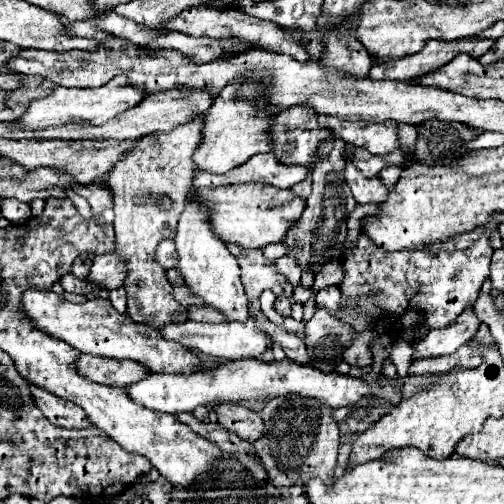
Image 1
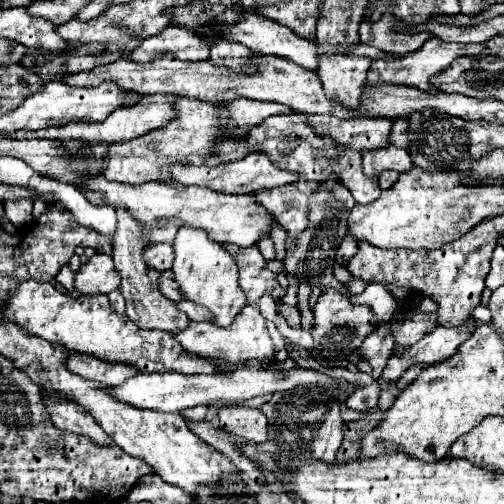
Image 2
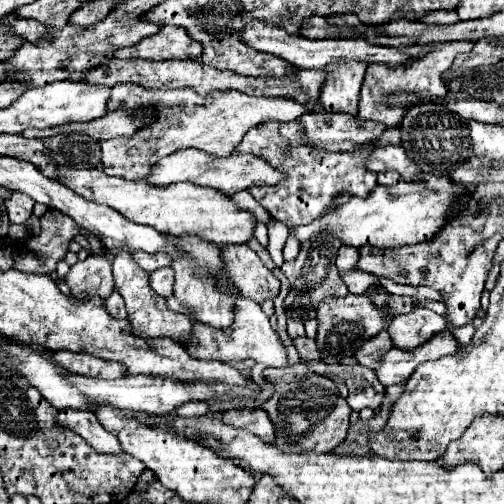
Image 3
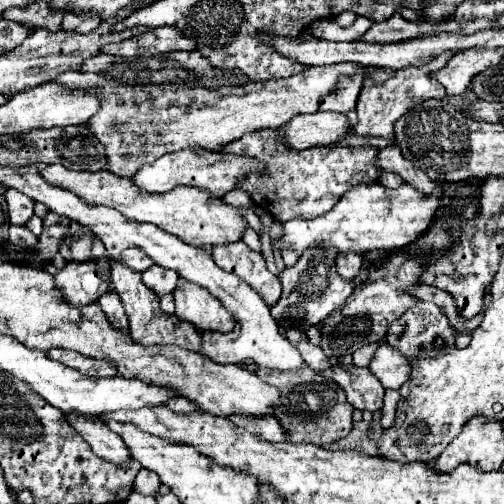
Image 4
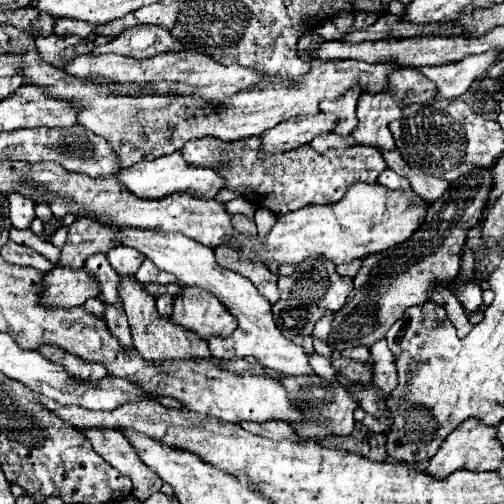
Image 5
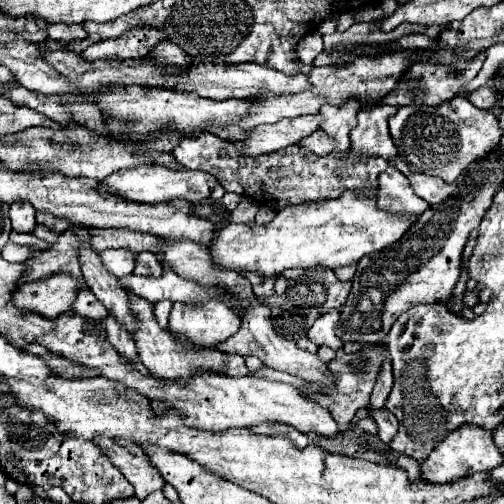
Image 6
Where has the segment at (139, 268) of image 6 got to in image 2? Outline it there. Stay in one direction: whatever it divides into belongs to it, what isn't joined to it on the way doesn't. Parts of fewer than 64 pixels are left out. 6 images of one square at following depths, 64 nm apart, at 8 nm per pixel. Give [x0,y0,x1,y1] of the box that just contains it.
[159,270,180,300]

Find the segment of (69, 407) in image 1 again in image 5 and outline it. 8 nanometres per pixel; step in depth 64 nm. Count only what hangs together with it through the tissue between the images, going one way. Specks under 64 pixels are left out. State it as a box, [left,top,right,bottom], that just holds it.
[86,432,164,500]

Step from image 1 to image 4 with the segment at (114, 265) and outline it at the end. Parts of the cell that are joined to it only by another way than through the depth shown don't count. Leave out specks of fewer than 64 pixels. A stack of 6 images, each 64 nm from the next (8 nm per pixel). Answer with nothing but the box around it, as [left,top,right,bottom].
[54,260,108,306]

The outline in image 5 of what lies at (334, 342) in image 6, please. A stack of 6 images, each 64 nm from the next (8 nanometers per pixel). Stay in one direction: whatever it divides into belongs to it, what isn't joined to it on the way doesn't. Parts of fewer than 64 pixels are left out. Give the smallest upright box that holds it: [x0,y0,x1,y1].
[312,312,334,342]

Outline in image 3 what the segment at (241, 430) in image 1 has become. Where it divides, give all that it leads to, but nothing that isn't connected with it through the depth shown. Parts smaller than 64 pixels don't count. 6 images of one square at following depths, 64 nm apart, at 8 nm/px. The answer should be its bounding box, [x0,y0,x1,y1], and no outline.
[222,408,276,442]

